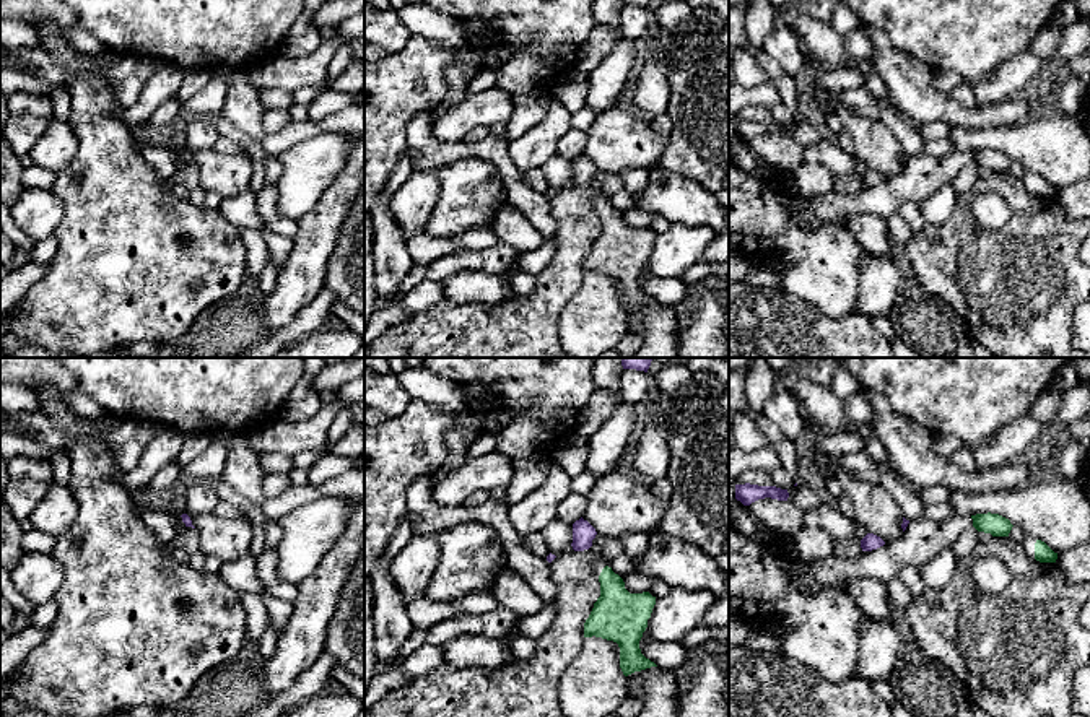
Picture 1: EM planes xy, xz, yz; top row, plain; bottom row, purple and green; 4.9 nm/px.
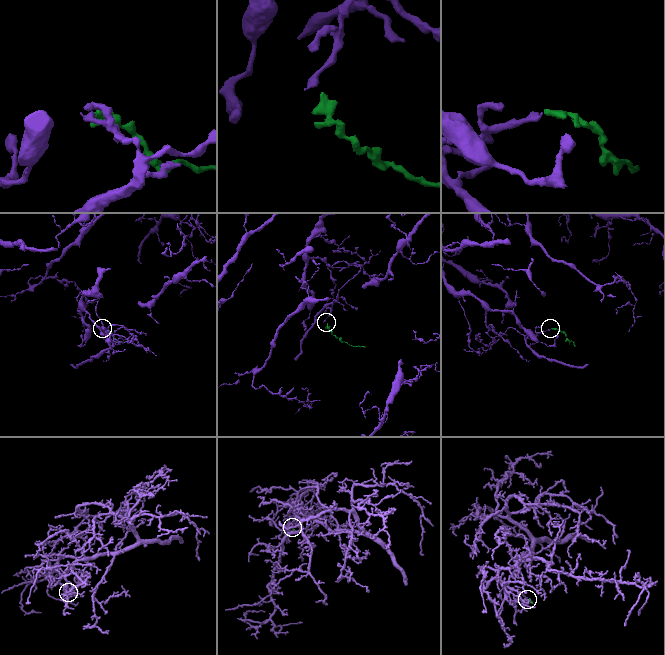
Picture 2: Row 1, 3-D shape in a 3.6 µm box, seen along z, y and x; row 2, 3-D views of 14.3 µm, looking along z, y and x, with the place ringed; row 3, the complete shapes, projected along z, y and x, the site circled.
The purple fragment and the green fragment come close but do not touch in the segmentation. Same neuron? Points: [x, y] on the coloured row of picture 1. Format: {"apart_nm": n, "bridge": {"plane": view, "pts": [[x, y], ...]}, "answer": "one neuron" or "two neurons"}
{"apart_nm": 120, "bridge": {"plane": "xz", "pts": [[588, 548], [606, 566]]}, "answer": "one neuron"}

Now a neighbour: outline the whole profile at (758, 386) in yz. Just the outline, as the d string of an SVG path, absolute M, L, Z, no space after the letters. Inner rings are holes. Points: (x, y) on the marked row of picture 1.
M753 358L752 371L747 374L745 395L748 411L763 415L763 405L773 392L773 369L765 358Z

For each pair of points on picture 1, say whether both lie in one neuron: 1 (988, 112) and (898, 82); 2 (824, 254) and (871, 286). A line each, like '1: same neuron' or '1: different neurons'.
1: same neuron
2: different neurons

